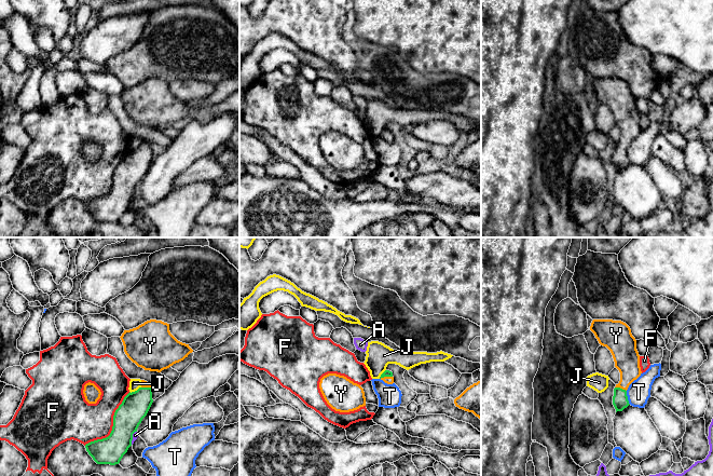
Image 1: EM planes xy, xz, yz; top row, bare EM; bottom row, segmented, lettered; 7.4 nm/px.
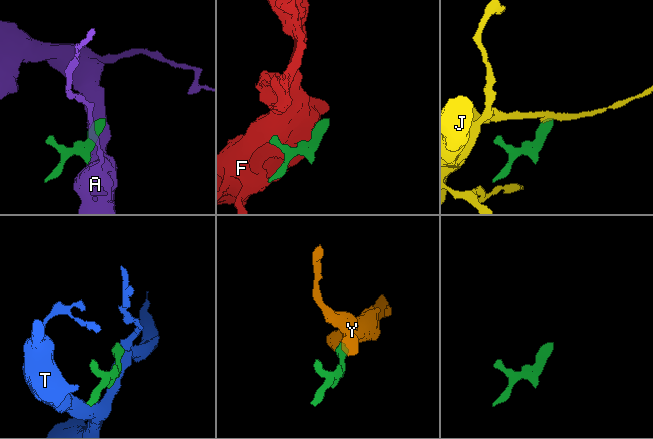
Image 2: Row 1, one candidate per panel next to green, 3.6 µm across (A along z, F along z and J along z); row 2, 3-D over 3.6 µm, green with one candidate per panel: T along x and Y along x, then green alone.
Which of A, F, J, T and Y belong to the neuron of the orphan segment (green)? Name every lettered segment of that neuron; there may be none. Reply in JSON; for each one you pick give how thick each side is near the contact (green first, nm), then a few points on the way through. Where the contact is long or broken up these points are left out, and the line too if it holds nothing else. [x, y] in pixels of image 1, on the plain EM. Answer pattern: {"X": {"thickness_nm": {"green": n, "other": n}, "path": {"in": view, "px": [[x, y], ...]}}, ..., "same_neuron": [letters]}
{"Y": {"thickness_nm": {"green": 120, "other": 190}, "path": {"in": "yz", "px": [[620, 160], [619, 146], [626, 138], [626, 114]]}}, "same_neuron": ["Y"]}

